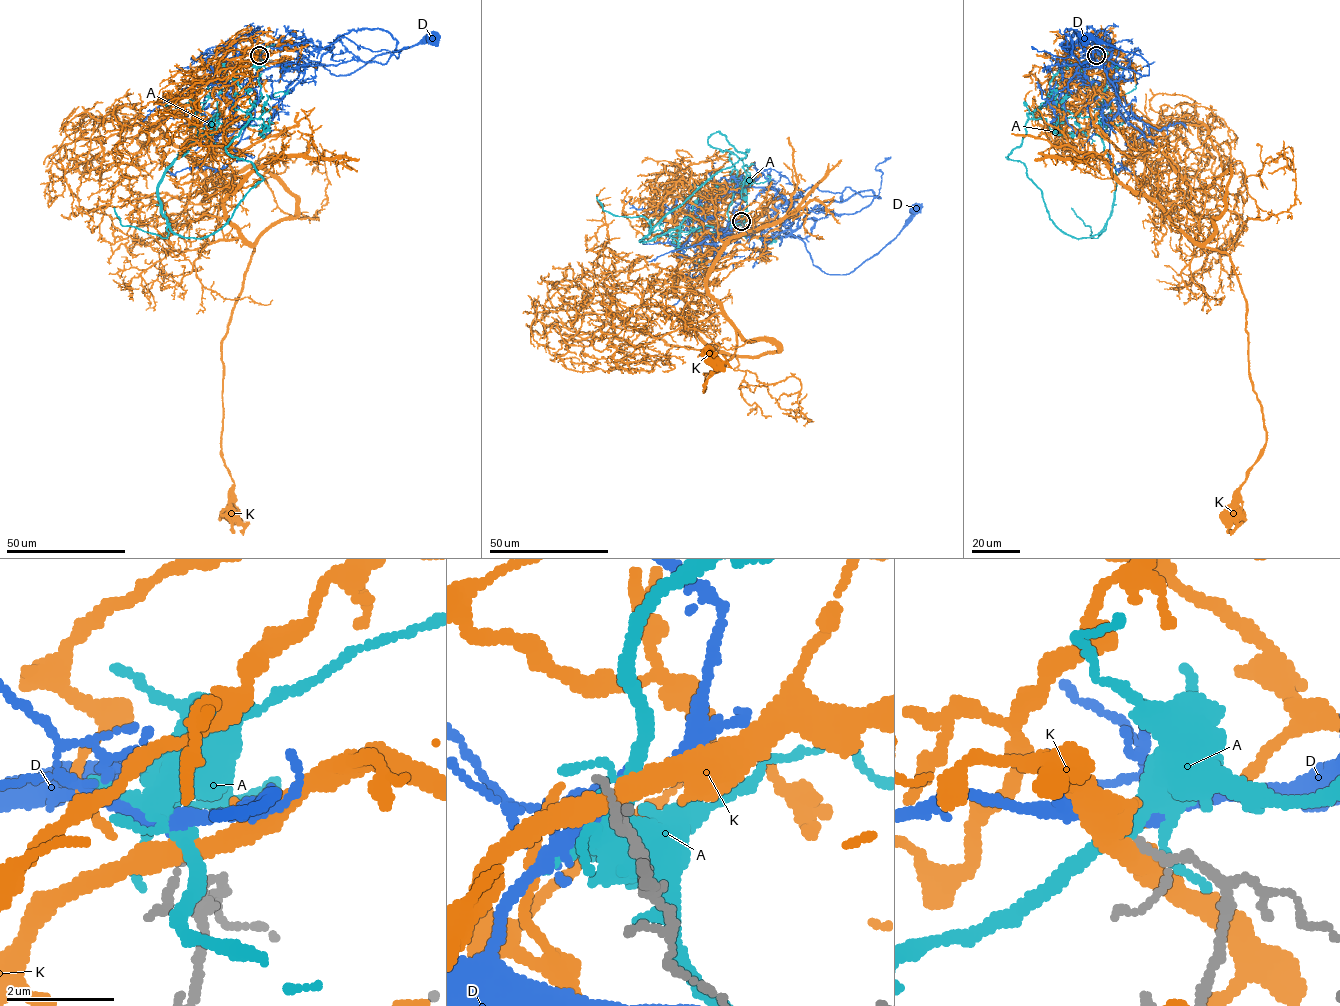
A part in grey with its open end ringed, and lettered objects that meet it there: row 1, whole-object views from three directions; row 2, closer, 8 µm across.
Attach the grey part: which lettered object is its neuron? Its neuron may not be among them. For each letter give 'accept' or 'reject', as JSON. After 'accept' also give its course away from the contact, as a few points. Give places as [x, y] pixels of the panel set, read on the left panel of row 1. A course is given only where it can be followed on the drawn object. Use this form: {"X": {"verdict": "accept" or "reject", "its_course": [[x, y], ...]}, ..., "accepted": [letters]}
{"A": {"verdict": "reject"}, "D": {"verdict": "accept", "its_course": [[259, 55], [254, 53], [264, 47], [290, 47], [332, 74], [343, 75], [375, 56], [432, 38]]}, "K": {"verdict": "reject"}, "accepted": ["D"]}

